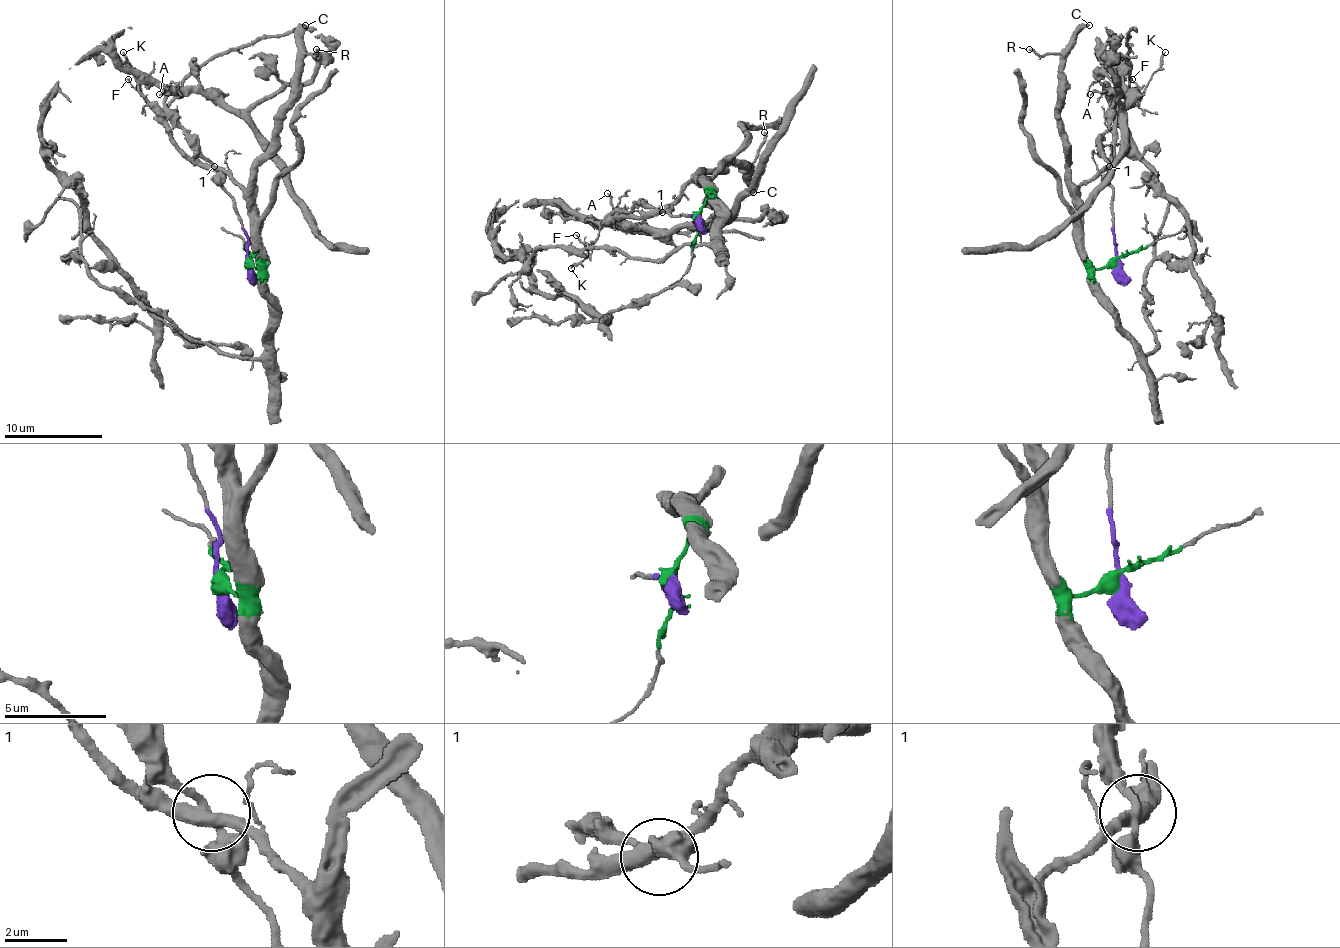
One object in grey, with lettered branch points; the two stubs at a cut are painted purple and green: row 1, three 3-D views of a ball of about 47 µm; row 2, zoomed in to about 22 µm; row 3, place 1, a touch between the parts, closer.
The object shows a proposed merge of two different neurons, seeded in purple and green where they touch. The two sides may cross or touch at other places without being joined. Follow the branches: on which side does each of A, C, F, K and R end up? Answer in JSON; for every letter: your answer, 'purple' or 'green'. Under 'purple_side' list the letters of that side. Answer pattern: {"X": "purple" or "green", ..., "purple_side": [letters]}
{"A": "purple", "C": "green", "F": "green", "K": "green", "R": "green", "purple_side": ["A"]}

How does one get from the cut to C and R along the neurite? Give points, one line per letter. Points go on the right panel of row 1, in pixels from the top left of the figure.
C: (1117, 263), (1094, 268), (1085, 255), (1082, 204), (1070, 179), (1063, 140), (1063, 55), (1090, 25)
R: (1117, 263), (1094, 268), (1082, 250), (1082, 204), (1070, 179), (1063, 140), (1060, 57), (1028, 50)

